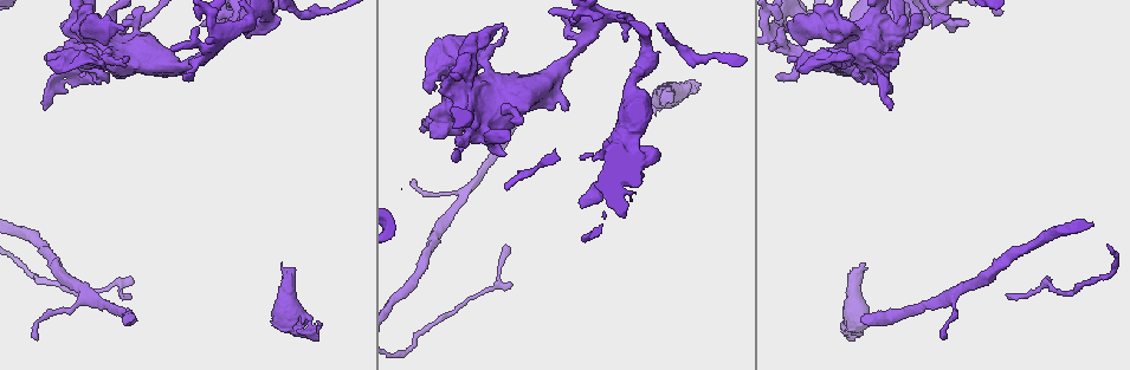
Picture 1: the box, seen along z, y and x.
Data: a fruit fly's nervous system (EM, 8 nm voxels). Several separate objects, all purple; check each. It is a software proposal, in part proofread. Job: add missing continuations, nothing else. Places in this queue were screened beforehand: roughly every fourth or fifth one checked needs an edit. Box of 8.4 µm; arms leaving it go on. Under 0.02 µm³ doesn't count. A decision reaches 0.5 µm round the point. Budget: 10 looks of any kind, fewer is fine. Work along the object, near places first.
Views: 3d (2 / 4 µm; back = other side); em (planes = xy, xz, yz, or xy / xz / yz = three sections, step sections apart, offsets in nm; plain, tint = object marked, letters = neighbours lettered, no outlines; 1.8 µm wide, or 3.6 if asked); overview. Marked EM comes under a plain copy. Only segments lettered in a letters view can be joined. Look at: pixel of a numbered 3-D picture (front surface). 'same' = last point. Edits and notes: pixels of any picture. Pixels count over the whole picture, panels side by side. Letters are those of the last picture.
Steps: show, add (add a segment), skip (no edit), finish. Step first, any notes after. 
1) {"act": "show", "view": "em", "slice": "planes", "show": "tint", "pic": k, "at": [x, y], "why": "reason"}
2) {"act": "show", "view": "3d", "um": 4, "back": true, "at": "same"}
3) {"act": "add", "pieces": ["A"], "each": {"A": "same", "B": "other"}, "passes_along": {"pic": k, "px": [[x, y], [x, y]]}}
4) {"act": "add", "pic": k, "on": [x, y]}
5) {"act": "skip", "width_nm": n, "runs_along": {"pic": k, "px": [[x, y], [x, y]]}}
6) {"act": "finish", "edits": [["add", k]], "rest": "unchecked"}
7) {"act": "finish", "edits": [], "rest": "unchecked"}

{"act": "show", "view": "3d", "um": 2, "pic": 1, "at": [65, 92], "why": "free end"}

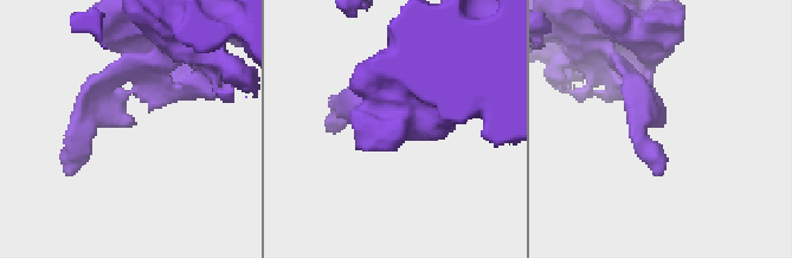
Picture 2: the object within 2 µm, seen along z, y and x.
{"act": "show", "view": "em", "slice": "yz", "step": 4, "show": "letters", "pic": 2, "at": [661, 125], "why": "shape alone is not enough"}

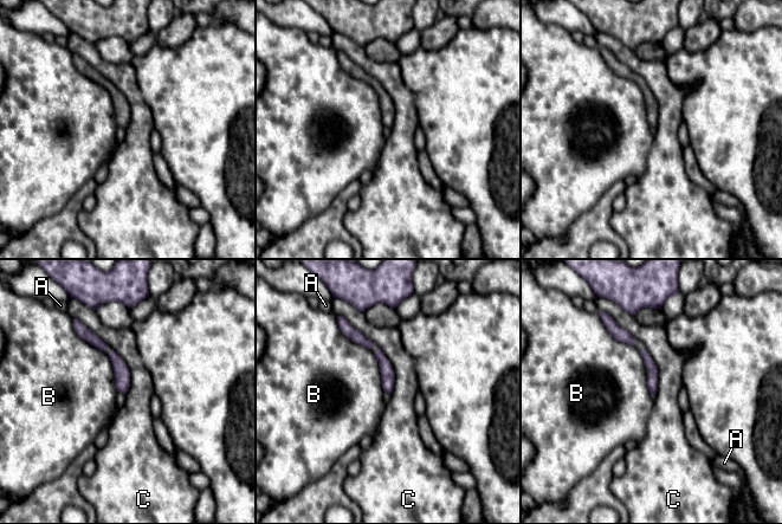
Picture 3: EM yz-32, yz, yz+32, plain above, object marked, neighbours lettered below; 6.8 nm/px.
{"act": "skip", "longest_contact_nm": ["C", 340], "each": {"A": "other", "B": "other", "C": "other"}, "found": "none of them fits"}

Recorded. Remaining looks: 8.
{"act": "show", "view": "em", "slice": "planes", "show": "letters", "pic": 1, "at": [318, 324], "why": "an open end"}

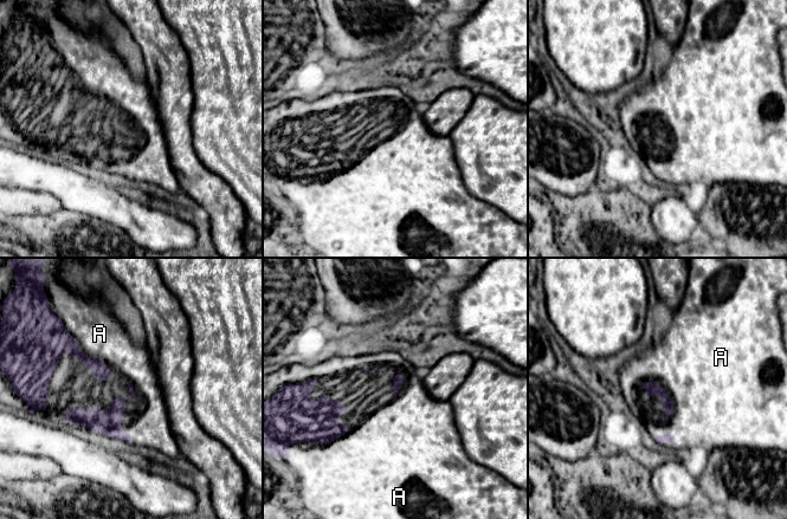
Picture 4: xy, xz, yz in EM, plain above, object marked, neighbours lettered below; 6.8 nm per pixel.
{"act": "add", "pieces": ["A"], "longest_contact_nm": ["A", 340], "each": {"A": "same"}, "found": "it goes on there"}

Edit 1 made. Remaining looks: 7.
{"act": "show", "view": "overview"}

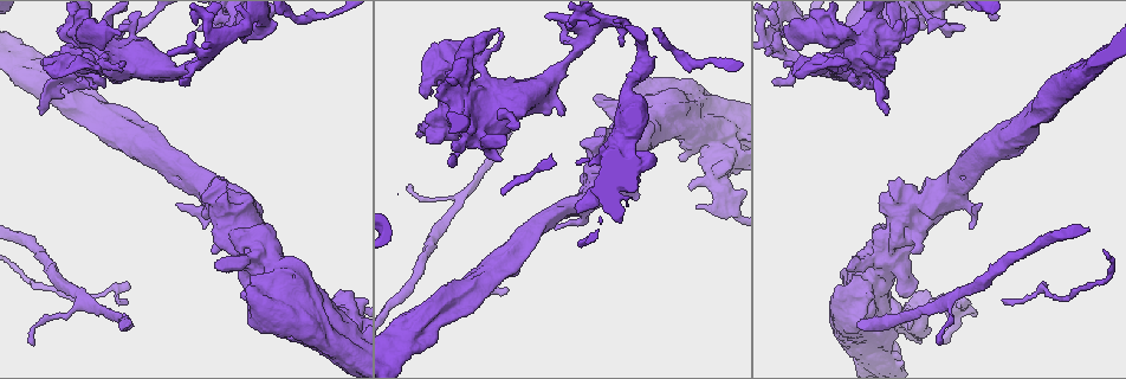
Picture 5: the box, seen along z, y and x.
{"act": "show", "view": "em", "slice": "xy", "step": 4, "show": "letters", "pic": 5, "at": [130, 323], "why": "an open end"}

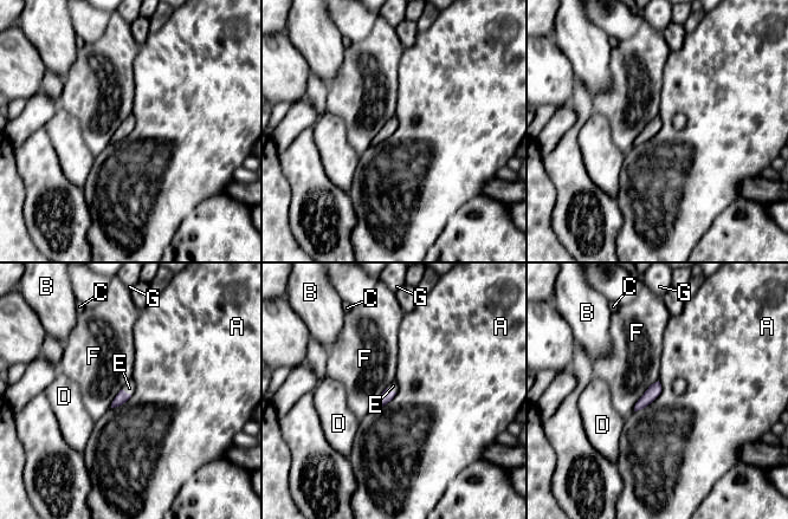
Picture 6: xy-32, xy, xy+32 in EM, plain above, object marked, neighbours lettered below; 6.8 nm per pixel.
{"act": "show", "view": "em", "slice": "planes", "show": "letters", "at": "same"}

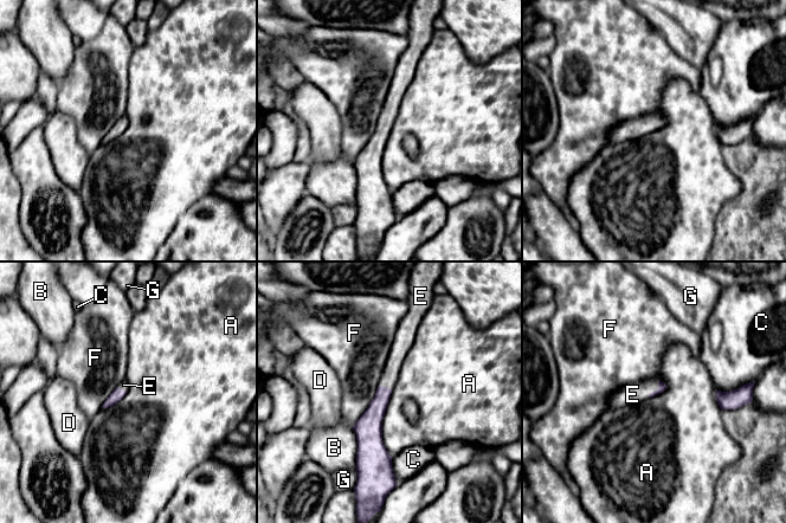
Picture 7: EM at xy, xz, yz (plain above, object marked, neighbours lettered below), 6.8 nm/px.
{"act": "add", "pieces": ["E"], "each": {"A": "other", "B": "other", "C": "other", "D": "other", "E": "same", "F": "other", "G": "other"}, "passes_along": {"pic": 7, "px": [[662, 386], [657, 389], [632, 394]]}, "found": "the cell continues"}

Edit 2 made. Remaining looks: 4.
{"act": "show", "view": "overview", "why": "redraw"}

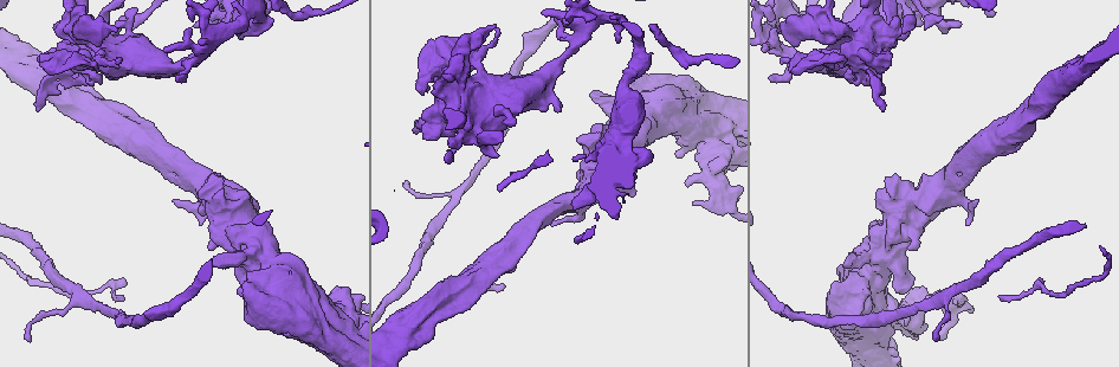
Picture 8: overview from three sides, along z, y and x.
{"act": "show", "view": "3d", "um": 4, "pic": 8, "at": [559, 110]}

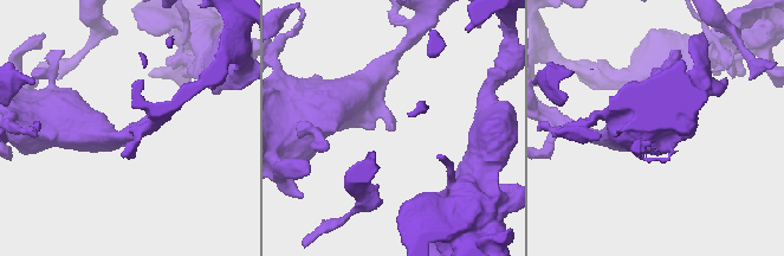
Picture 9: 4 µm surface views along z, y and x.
{"act": "show", "view": "em", "slice": "xy", "step": 16, "show": "tint", "pic": 9, "at": [391, 131], "why": "now the EM"}

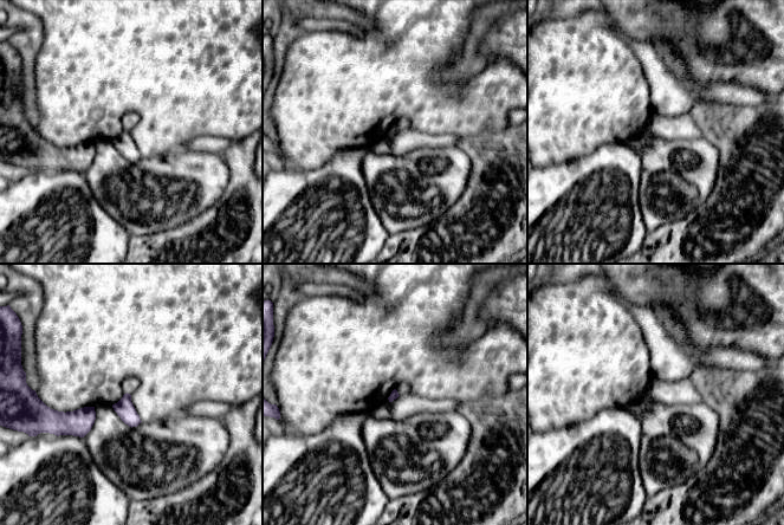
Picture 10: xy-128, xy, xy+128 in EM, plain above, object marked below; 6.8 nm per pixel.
{"act": "show", "view": "em", "slice": "planes", "show": "letters", "at": "same"}

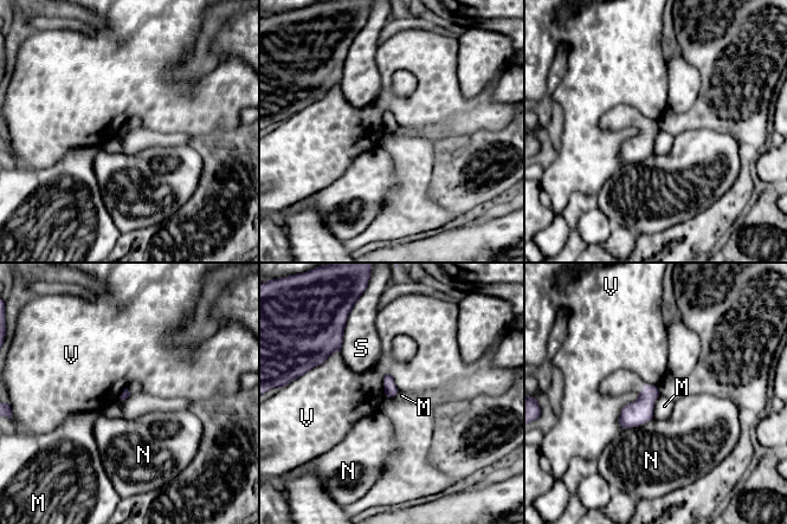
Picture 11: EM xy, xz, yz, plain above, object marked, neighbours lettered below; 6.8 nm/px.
{"act": "skip", "each": {"M": "other", "N": "other", "S": "other", "V": "other"}, "border": {"pic": 11, "px": [[659, 395], [656, 400], [652, 416]]}, "found": "none of them fits"}

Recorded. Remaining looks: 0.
{"act": "finish", "edits": [["add", 4], ["add", 7]], "rest": "unchecked"}

